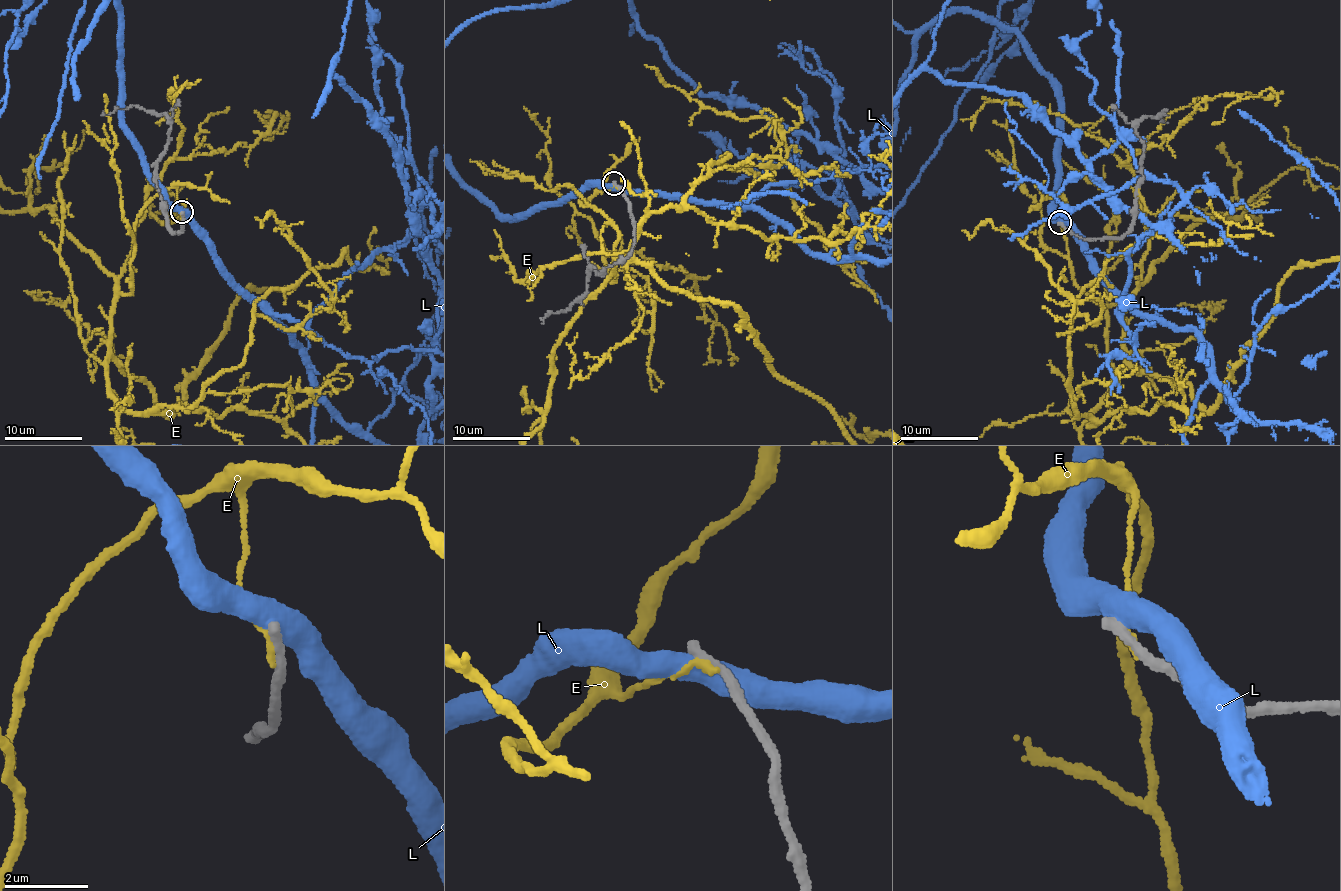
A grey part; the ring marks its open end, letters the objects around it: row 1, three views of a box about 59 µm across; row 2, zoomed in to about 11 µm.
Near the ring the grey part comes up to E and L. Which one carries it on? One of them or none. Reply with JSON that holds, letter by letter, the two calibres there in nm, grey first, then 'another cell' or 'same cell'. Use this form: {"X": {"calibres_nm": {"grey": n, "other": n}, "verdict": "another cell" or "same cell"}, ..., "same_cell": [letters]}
{"E": {"calibres_nm": {"grey": 300, "other": 180}, "verdict": "another cell"}, "L": {"calibres_nm": {"grey": 260, "other": 500}, "verdict": "another cell"}, "same_cell": []}

